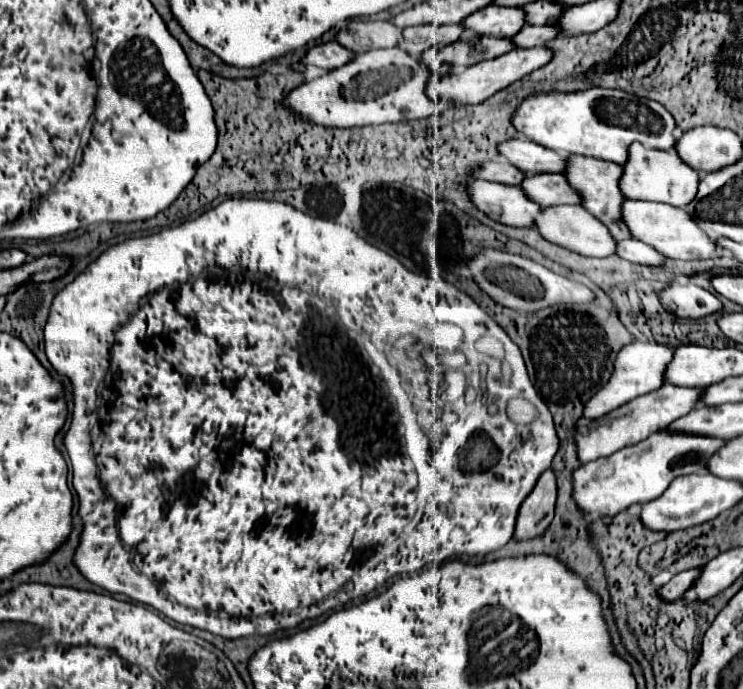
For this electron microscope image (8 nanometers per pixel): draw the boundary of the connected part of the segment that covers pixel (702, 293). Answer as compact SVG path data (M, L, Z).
M695 283L663 289L661 303L665 305L665 309L669 309L675 317L681 319L703 319L723 309L723 303L713 293L697 287Z

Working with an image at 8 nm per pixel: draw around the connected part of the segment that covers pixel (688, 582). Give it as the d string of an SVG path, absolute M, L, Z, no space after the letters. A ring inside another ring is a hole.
M689 569L689 571L683 571L679 575L675 575L667 585L661 587L659 595L667 601L675 601L675 599L681 599L699 579L699 569Z

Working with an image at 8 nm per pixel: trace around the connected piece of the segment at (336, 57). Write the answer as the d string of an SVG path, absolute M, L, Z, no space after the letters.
M325 43L325 45L317 45L313 47L303 63L305 65L317 65L321 69L327 69L327 71L333 71L337 67L343 67L347 65L351 59L355 59L355 53L339 43Z

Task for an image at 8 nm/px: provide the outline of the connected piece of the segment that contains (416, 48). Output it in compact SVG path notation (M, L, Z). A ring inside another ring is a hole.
M415 25L403 29L403 43L401 49L419 57L423 51L431 47L445 47L461 39L465 27L457 25Z

